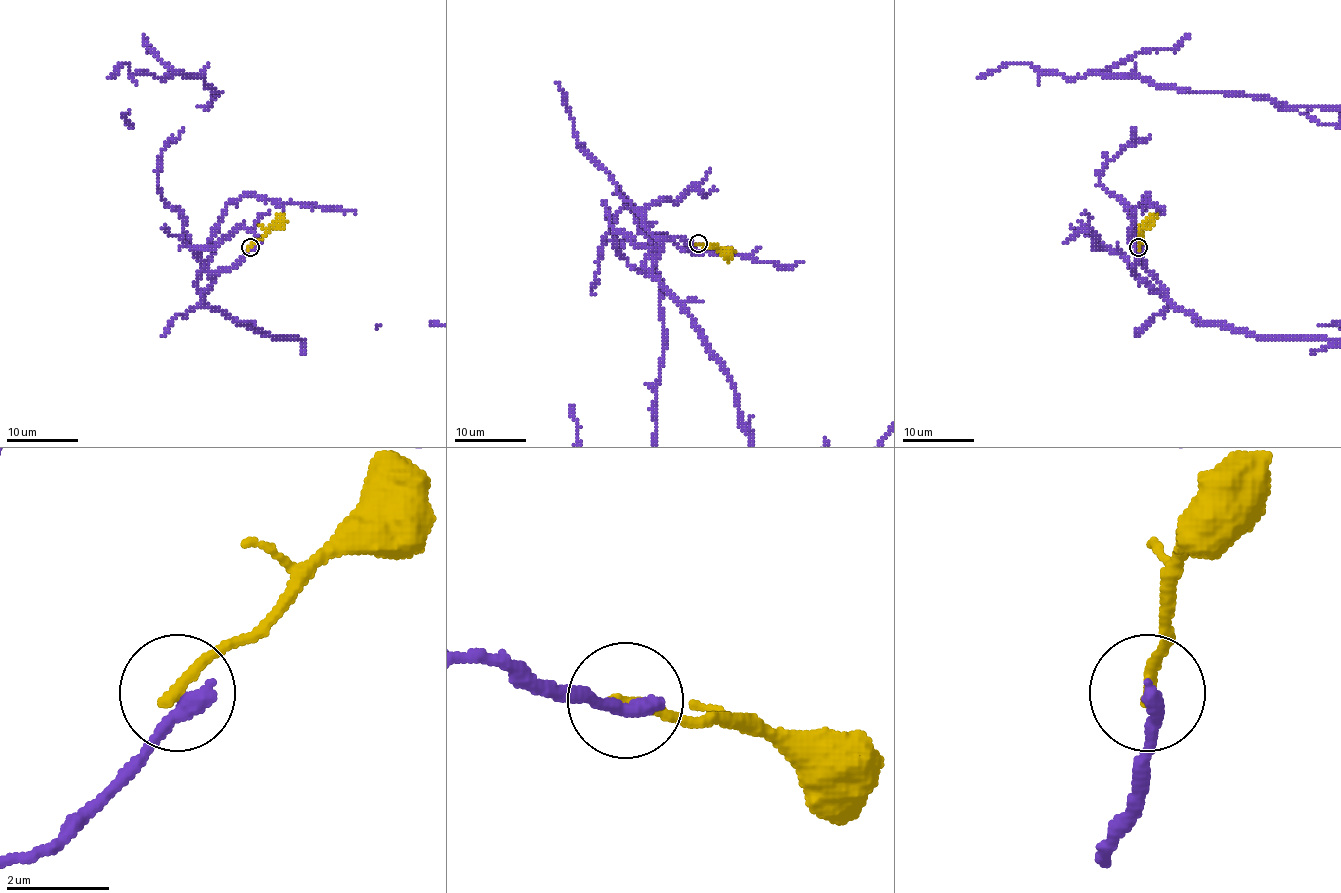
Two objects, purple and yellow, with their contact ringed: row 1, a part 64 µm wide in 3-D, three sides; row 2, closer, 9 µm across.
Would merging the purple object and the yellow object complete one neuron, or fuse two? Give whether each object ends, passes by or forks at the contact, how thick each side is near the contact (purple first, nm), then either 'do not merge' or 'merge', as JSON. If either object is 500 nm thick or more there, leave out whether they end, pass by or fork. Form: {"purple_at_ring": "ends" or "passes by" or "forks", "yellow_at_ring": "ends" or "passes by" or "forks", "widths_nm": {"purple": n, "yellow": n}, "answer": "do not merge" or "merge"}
{"purple_at_ring": "ends", "yellow_at_ring": "ends", "widths_nm": {"purple": 360, "yellow": 240}, "answer": "do not merge"}

